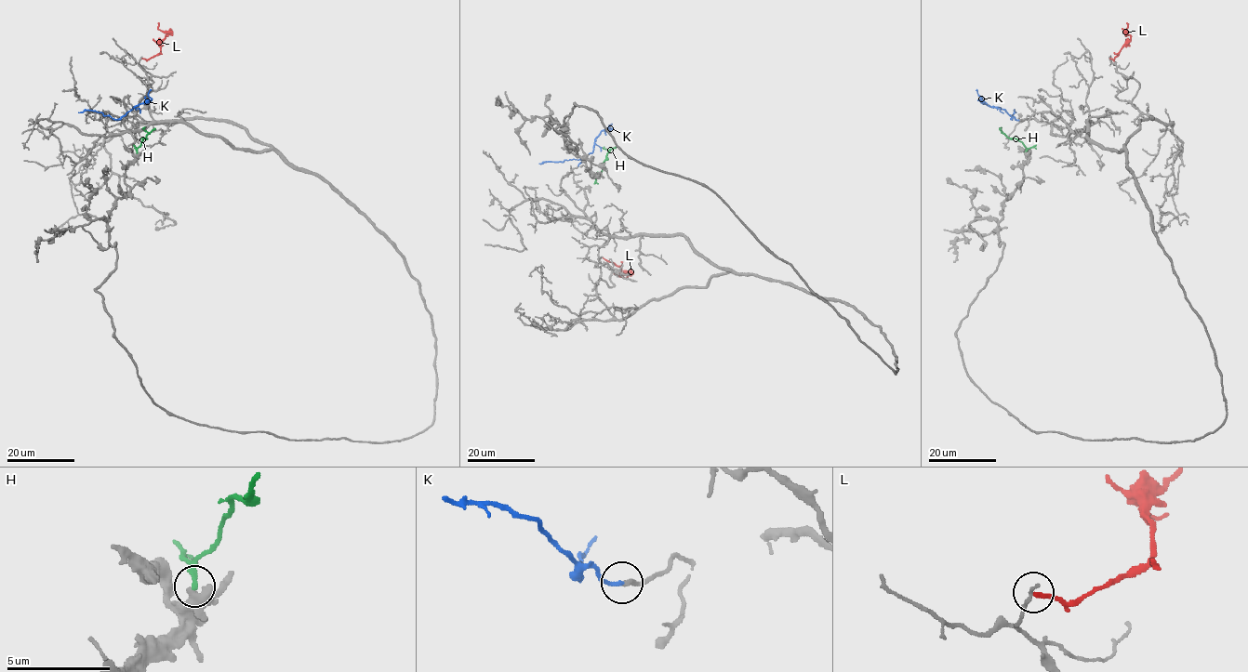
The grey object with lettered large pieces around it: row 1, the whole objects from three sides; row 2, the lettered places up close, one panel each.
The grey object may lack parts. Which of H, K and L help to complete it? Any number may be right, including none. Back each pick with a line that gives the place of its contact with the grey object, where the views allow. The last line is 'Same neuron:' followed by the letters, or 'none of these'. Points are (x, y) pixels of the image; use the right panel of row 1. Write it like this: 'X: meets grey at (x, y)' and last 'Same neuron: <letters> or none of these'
K: meets grey at (1018, 120)
Same neuron: K

